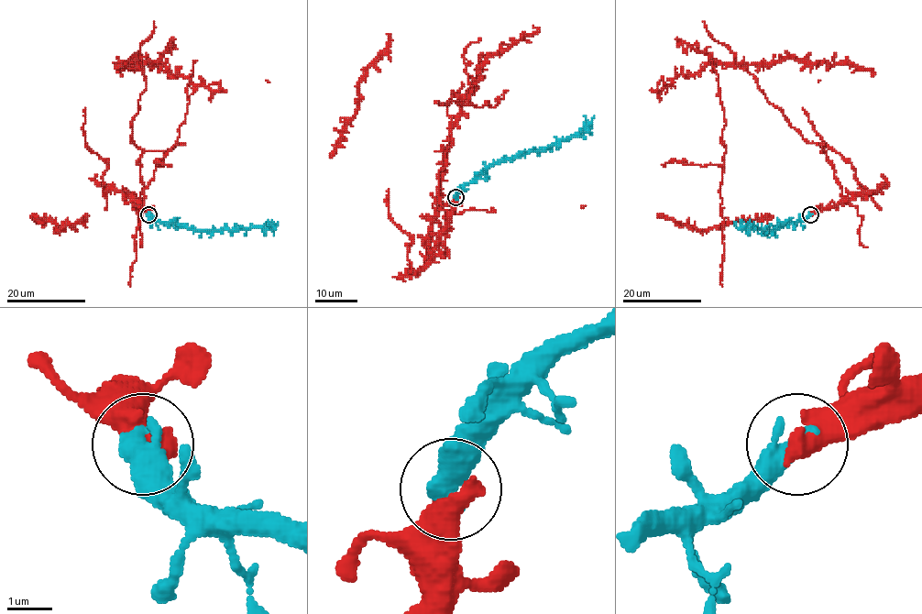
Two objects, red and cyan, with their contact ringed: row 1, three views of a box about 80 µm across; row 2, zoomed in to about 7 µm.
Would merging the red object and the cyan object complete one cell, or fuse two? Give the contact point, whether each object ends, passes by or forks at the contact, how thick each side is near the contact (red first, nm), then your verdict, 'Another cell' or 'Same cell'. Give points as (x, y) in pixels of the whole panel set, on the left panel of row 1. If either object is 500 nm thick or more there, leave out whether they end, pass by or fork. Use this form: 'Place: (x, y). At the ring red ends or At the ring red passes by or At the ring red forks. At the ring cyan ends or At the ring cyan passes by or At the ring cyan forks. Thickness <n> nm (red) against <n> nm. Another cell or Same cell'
Place: (148, 214). Thickness 650 nm (red) against 600 nm. Same cell

